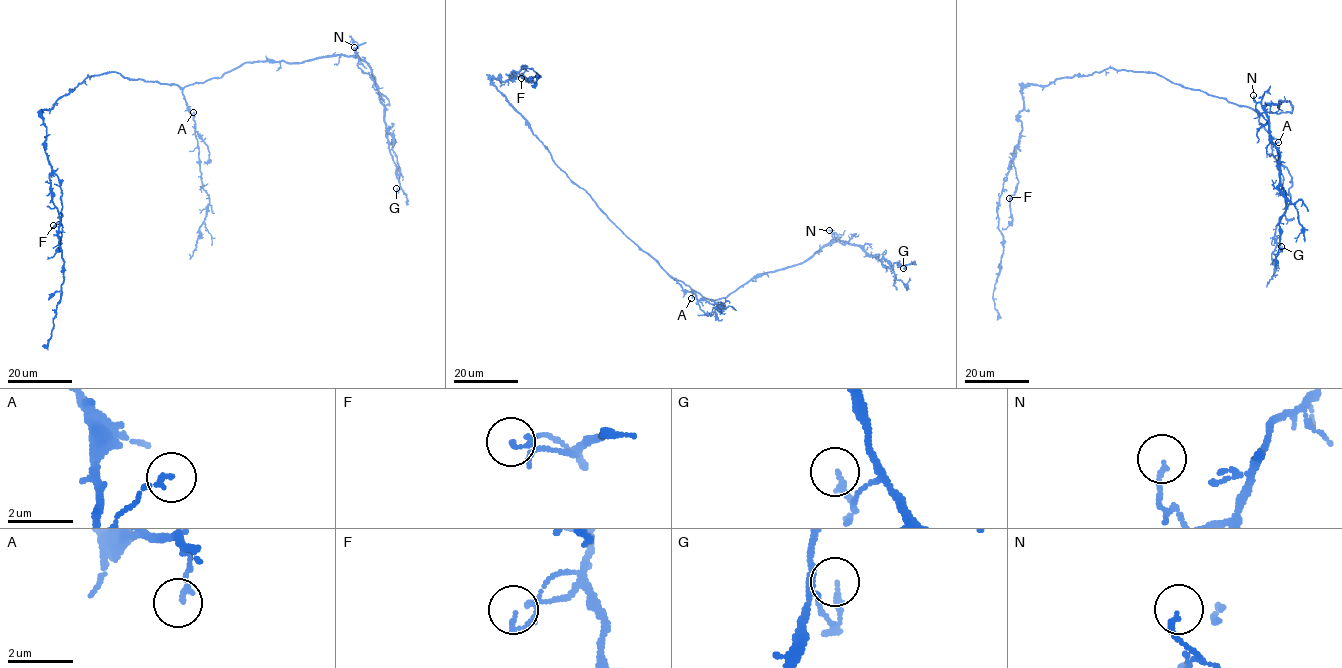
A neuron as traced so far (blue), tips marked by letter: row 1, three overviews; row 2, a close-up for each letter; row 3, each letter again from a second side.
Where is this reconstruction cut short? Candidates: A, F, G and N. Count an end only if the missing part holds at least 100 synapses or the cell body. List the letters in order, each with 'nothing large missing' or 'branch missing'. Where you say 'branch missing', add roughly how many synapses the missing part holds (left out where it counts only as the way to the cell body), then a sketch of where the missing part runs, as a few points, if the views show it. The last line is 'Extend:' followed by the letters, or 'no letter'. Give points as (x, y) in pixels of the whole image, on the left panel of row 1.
A: nothing large missing
F: nothing large missing
G: nothing large missing
N: nothing large missing
Extend: no letter

